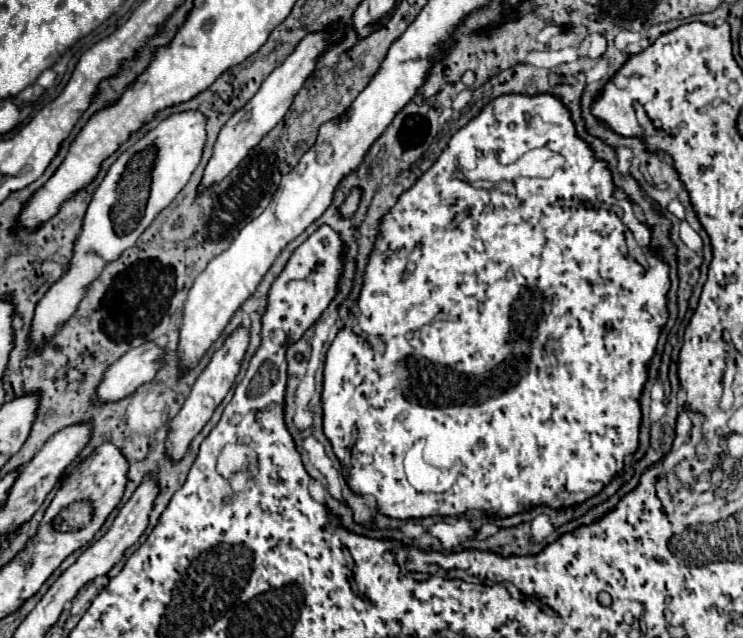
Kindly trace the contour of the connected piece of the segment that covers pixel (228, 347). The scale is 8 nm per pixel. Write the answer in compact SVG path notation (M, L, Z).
M239 325L225 341L223 345L213 353L209 365L203 369L203 373L197 377L193 389L191 389L191 395L187 397L183 409L179 411L179 415L171 421L171 427L169 427L169 441L173 445L173 451L171 451L171 457L177 461L185 455L189 443L193 441L193 437L203 429L203 425L209 421L211 413L215 411L215 407L223 401L223 397L227 395L227 391L231 389L237 373L239 373L239 367L241 367L241 361L247 353L247 347L249 347L249 327L245 325Z

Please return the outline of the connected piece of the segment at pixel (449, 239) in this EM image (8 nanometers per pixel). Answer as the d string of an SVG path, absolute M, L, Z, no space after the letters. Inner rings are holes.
M503 95L493 99L475 119L471 119L463 129L459 129L451 137L449 147L439 155L435 165L429 171L425 171L417 179L417 183L399 197L399 201L381 221L379 241L367 263L367 281L357 303L359 311L353 317L357 331L361 333L337 333L335 341L327 351L323 371L323 431L329 437L333 451L343 465L343 473L349 487L355 493L373 495L377 499L377 509L397 519L429 515L453 517L469 509L479 509L493 517L507 517L519 513L521 505L549 505L557 509L581 503L599 493L603 485L607 485L611 477L621 471L623 459L631 455L639 445L639 393L647 379L647 361L651 361L659 339L659 331L667 321L665 305L669 291L669 267L651 251L649 227L637 221L631 203L627 199L615 199L613 193L615 187L611 183L611 173L607 165L593 157L593 151L585 141L577 139L569 113L557 97ZM545 145L549 151L565 157L565 165L557 169L555 175L549 179L517 179L517 183L509 183L509 191L471 189L469 185L465 191L461 191L465 183L453 177L453 167L457 167L455 161L459 163L459 167L465 167L467 147L471 153L479 151L481 155L495 151L497 161L505 165L517 161L523 153L531 149L541 149ZM637 249L639 261L633 253ZM521 343L525 347L525 353L519 353ZM419 439L427 439L425 451L431 451L429 463L433 463L435 467L451 467L455 465L455 461L461 461L463 469L451 489L443 493L421 493L409 485L403 471L403 457Z

